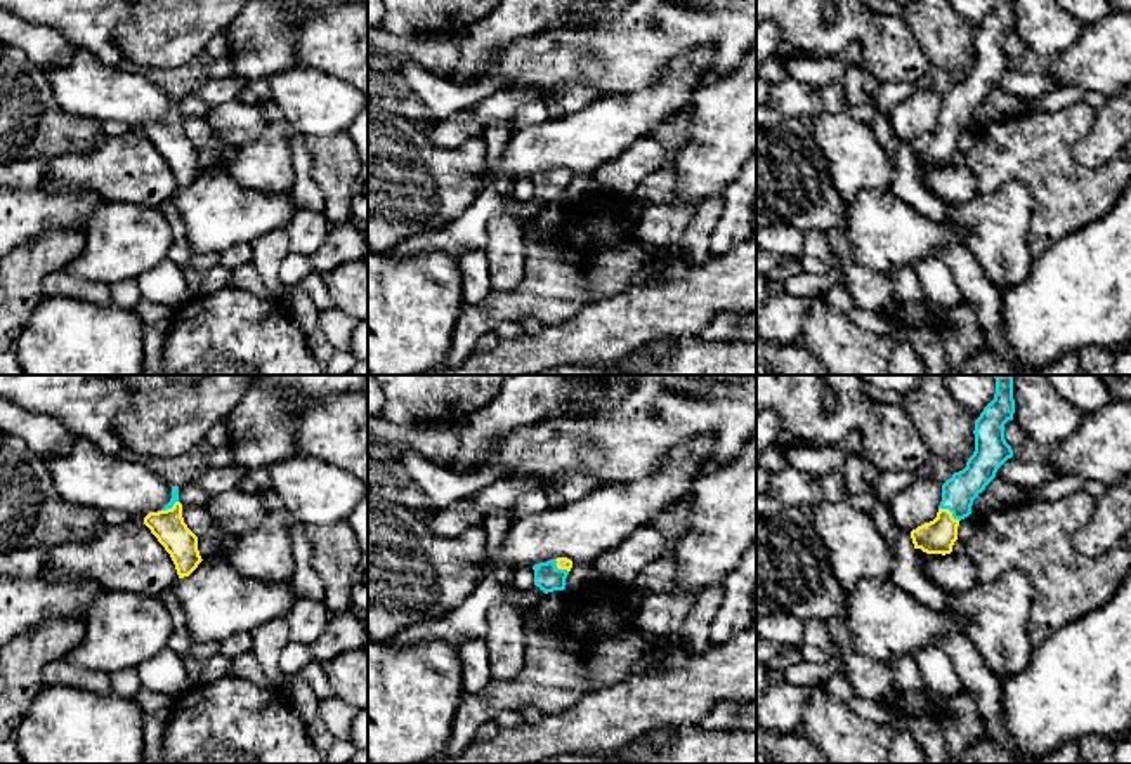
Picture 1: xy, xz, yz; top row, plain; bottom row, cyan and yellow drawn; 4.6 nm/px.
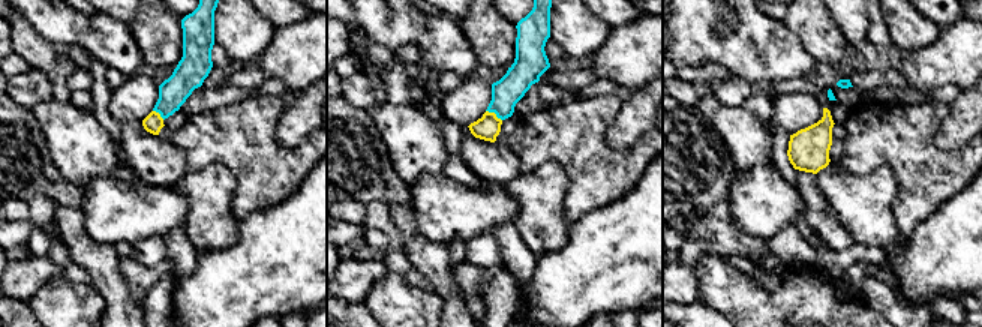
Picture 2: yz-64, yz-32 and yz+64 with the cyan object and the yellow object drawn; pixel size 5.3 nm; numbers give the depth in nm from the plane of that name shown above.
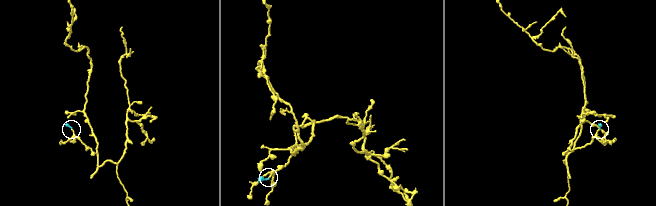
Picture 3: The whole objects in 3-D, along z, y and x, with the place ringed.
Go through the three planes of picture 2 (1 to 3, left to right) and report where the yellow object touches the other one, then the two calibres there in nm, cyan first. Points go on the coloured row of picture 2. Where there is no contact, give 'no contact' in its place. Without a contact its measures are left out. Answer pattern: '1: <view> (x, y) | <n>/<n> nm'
1: yz-64 (159, 113) | 160/100 nm
2: yz-32 (493, 111) | 160/140 nm
3: no contact

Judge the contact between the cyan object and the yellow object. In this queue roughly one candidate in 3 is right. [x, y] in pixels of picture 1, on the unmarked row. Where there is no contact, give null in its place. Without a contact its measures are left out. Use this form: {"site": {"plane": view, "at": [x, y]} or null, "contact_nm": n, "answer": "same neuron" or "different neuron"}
{"site": {"plane": "yz", "at": [951, 122]}, "contact_nm": 120, "answer": "same neuron"}

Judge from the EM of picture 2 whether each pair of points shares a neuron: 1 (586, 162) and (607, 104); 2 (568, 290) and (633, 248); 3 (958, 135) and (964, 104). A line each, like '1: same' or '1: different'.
1: same
2: same
3: same

